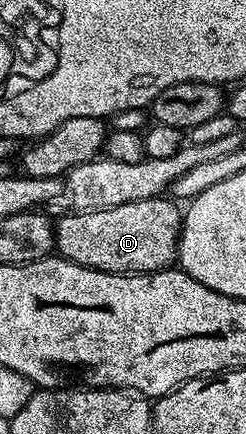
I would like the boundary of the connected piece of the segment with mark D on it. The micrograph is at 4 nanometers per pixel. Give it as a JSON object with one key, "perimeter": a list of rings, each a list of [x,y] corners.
{"perimeter":[[[169,197],[127,201],[115,209],[66,213],[56,220],[53,229],[55,251],[62,259],[96,271],[164,271],[177,263],[182,218],[182,208]]]}

